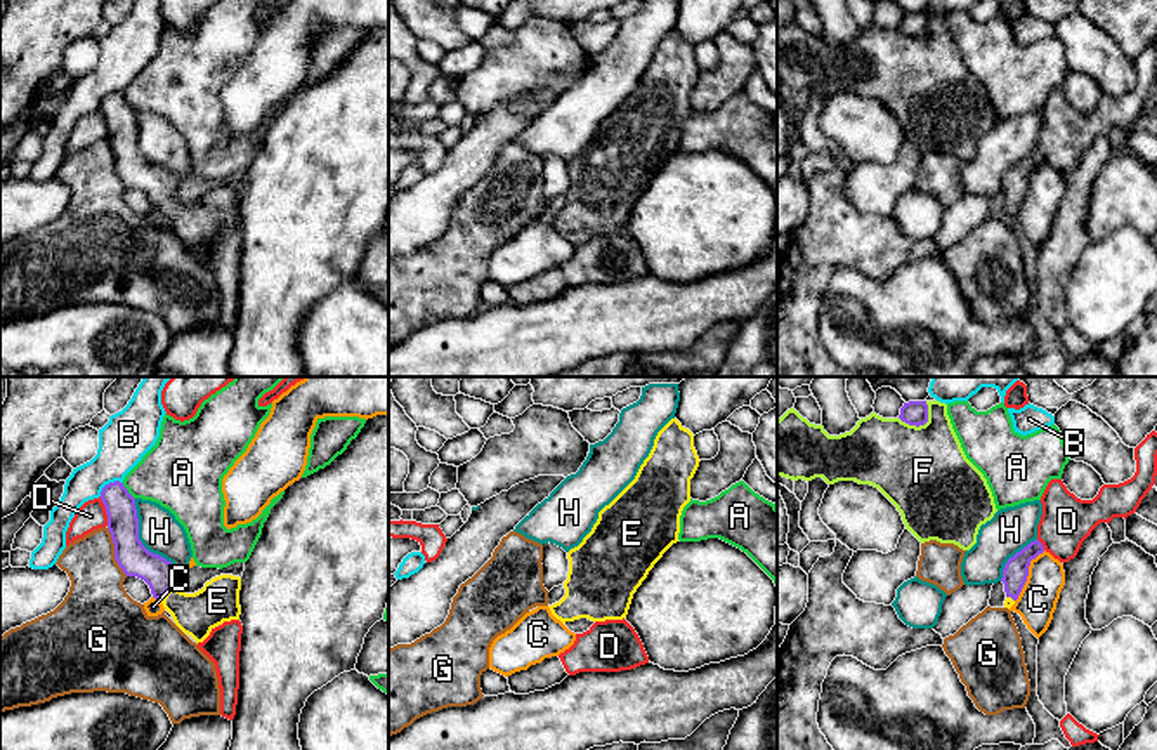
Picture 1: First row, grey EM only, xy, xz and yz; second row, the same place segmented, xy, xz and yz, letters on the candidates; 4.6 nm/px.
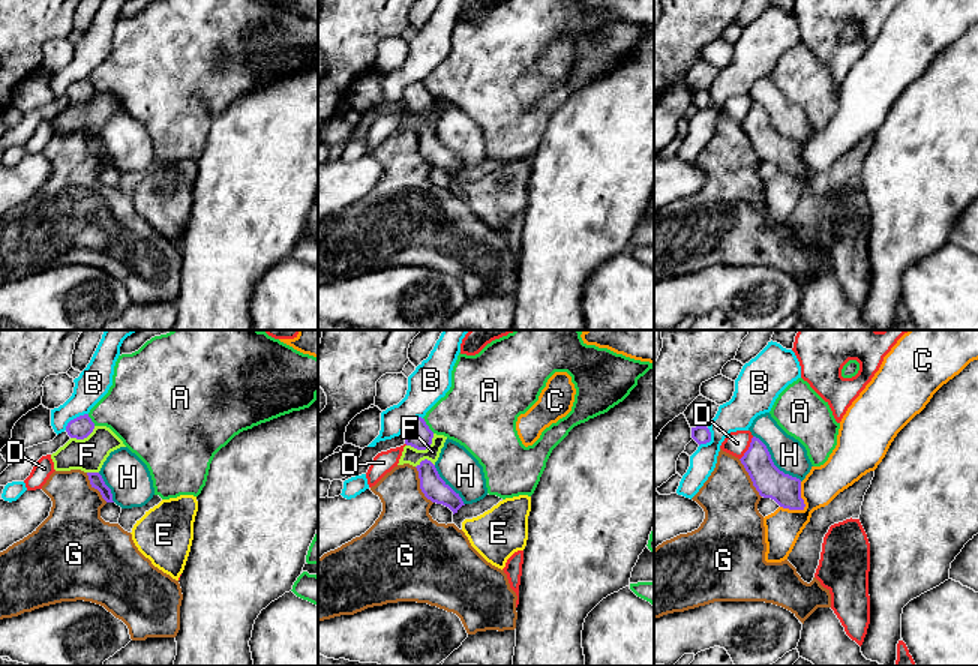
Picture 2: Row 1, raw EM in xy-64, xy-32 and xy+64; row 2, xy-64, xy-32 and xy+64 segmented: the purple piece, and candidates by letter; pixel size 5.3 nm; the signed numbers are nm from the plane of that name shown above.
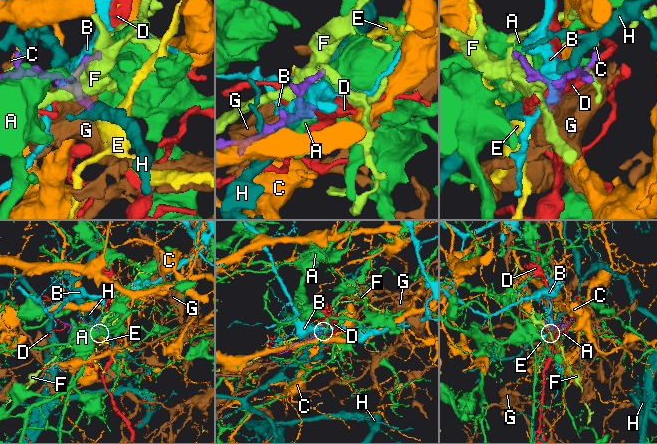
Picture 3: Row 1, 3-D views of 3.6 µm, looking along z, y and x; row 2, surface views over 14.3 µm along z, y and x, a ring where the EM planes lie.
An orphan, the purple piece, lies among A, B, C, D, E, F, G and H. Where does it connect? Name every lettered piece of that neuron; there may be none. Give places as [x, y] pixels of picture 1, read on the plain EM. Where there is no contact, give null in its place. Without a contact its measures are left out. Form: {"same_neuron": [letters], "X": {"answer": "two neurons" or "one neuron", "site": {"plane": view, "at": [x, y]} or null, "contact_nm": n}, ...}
{"same_neuron": ["E"], "A": {"answer": "two neurons", "site": {"plane": "xy", "at": [127, 103]}, "contact_nm": 100}, "B": {"answer": "two neurons", "site": {"plane": "xy", "at": [108, 96]}, "contact_nm": 130}, "C": {"answer": "two neurons", "site": {"plane": "yz", "at": [1027, 186]}, "contact_nm": 280}, "D": {"answer": "two neurons", "site": {"plane": "xy", "at": [106, 122]}, "contact_nm": 140}, "E": {"answer": "one neuron", "site": {"plane": "xy", "at": [165, 203]}, "contact_nm": 100}, "F": {"answer": "two neurons", "site": {"plane": "yz", "at": [920, 35]}, "contact_nm": 160}, "G": {"answer": "two neurons", "site": {"plane": "xy", "at": [115, 164]}, "contact_nm": 240}, "H": {"answer": "two neurons", "site": {"plane": "xy", "at": [139, 151]}, "contact_nm": 400}}

